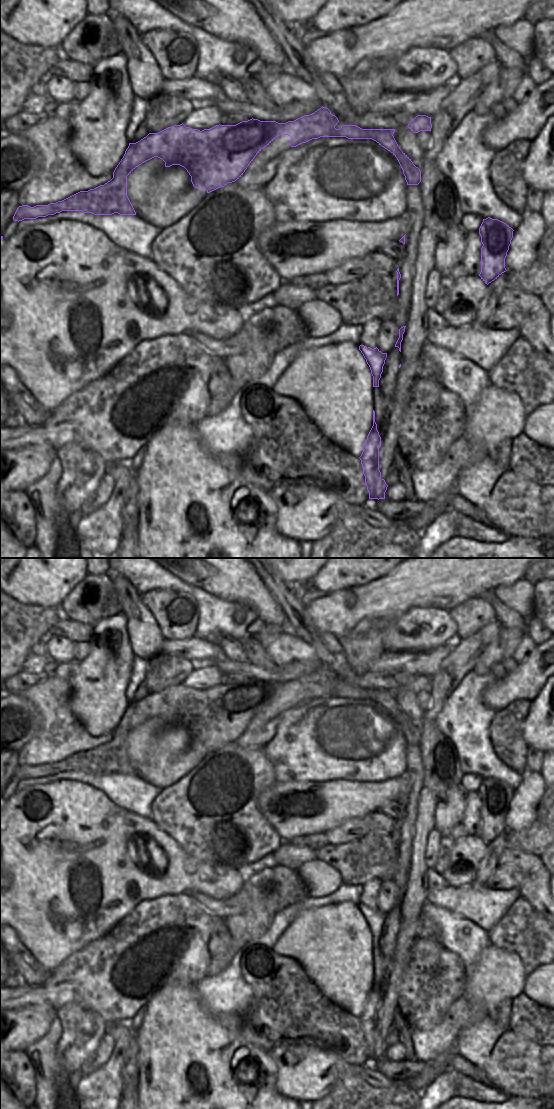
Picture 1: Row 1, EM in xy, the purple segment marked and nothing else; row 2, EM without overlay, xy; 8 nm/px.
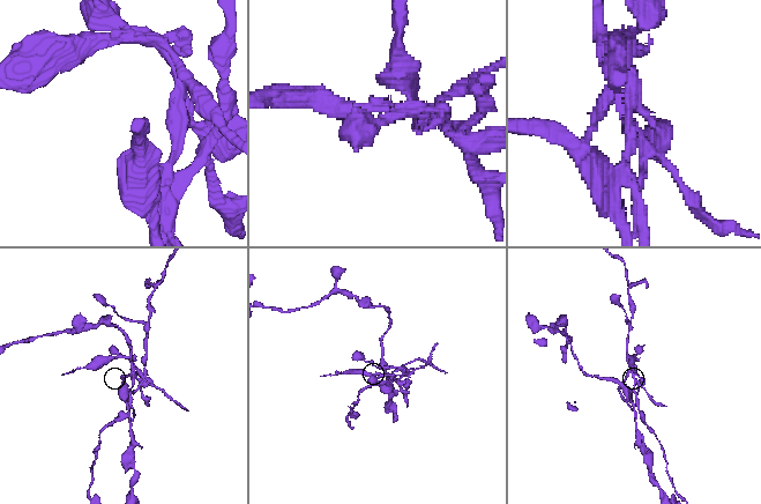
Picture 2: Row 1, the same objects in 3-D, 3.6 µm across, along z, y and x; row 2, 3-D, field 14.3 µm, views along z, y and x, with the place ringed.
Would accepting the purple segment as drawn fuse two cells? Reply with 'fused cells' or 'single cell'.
fused cells

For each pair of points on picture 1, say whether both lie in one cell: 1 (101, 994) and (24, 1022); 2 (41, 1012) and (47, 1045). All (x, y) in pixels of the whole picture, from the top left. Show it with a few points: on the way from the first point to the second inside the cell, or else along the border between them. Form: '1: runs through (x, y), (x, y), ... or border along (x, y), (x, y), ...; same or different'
1: border along (32, 1005), (47, 1003), (56, 1011); different
2: border along (56, 1016), (50, 1027), (27, 1047); different

